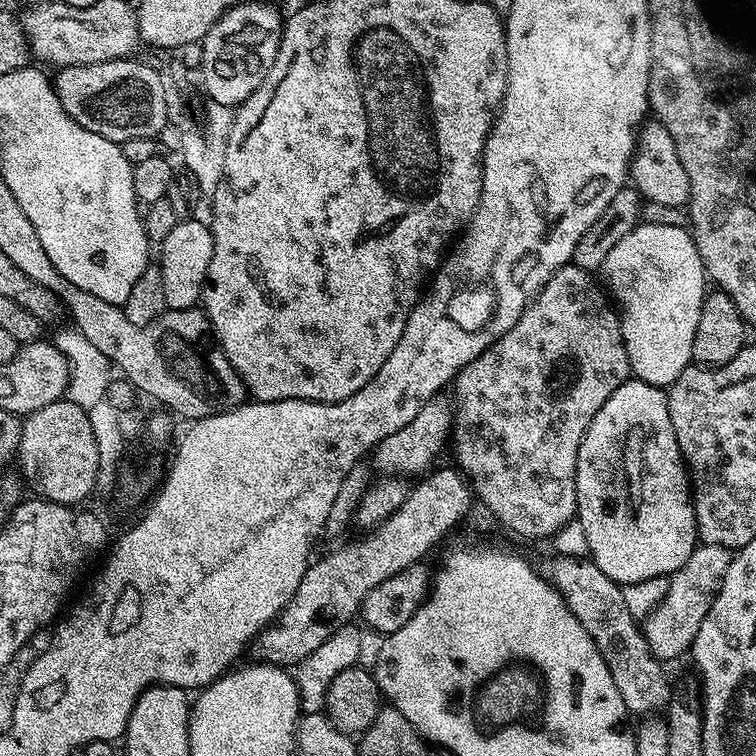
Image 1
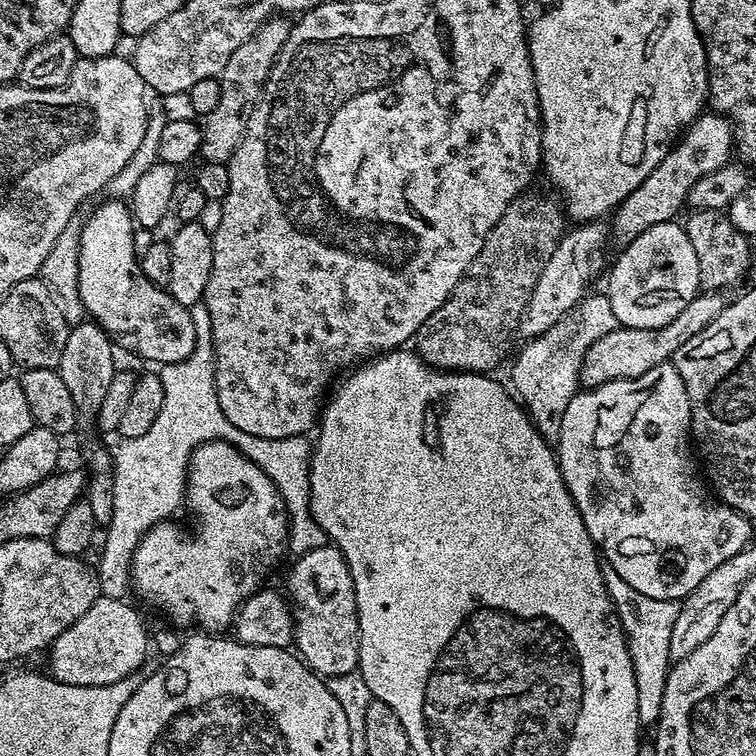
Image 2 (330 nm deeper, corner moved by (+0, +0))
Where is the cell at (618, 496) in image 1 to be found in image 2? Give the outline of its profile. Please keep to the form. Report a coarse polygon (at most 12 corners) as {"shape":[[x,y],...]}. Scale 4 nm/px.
{"shape":[[675,364],[577,391],[554,444],[607,567],[677,602],[753,521]]}

